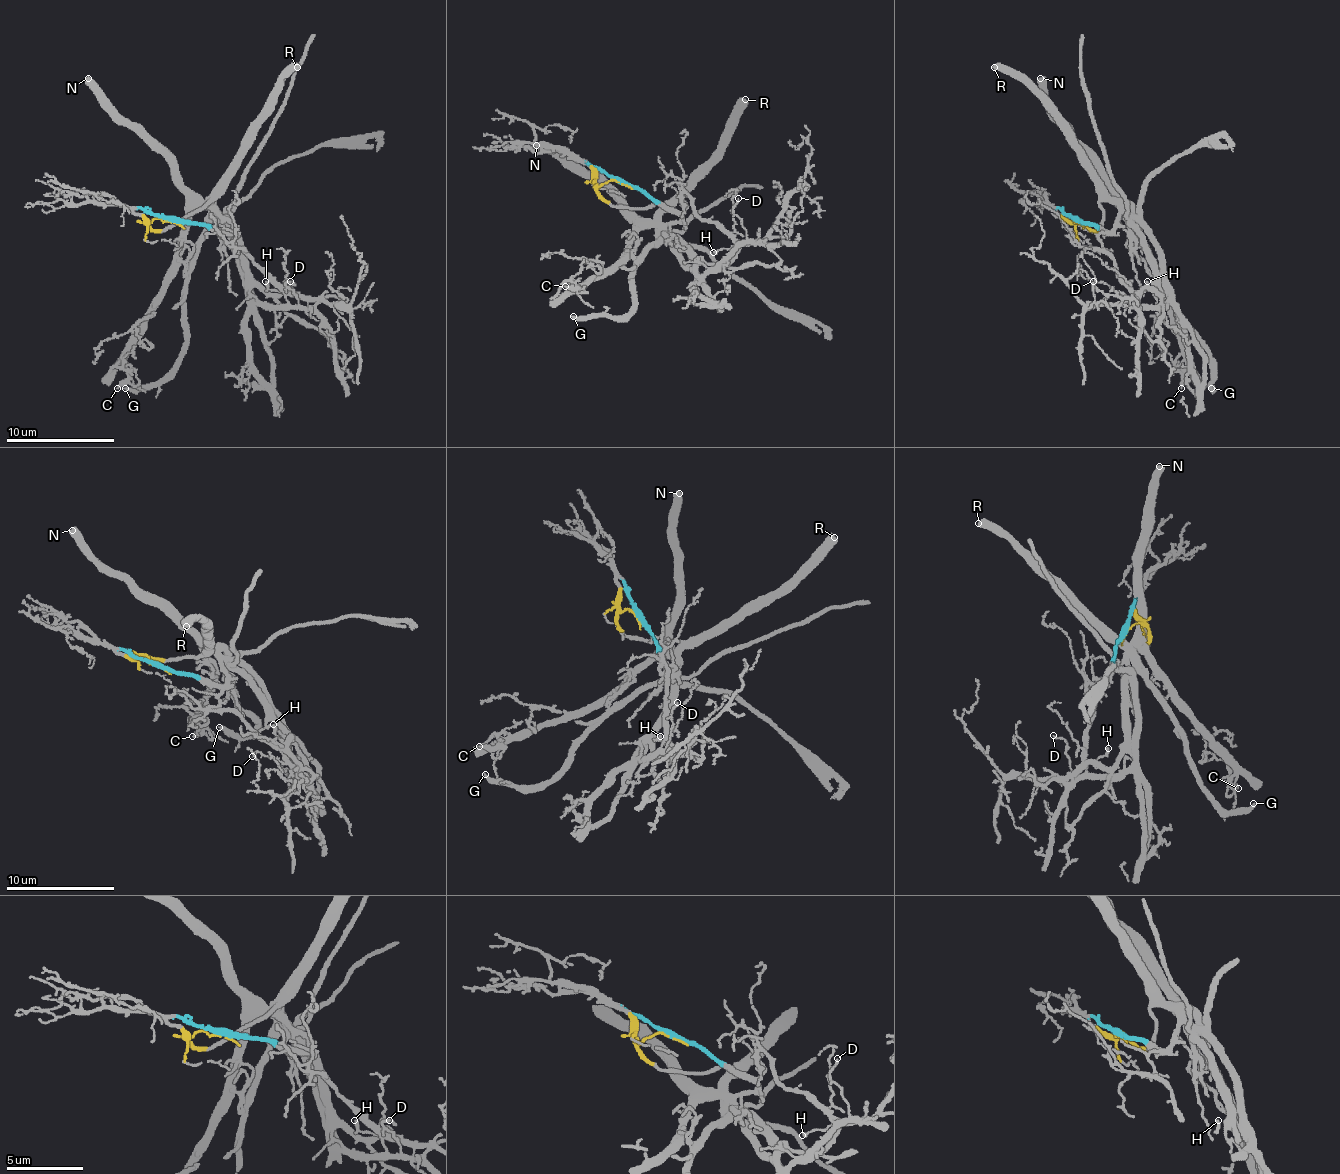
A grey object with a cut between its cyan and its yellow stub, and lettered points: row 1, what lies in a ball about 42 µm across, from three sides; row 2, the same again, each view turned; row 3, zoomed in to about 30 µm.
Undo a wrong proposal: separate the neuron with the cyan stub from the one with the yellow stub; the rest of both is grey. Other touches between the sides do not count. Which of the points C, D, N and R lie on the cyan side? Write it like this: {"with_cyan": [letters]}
{"with_cyan": ["C", "D", "N"]}

